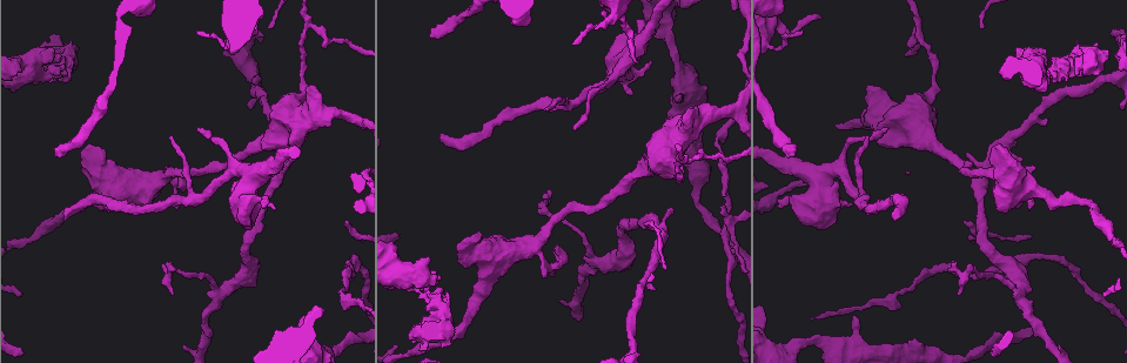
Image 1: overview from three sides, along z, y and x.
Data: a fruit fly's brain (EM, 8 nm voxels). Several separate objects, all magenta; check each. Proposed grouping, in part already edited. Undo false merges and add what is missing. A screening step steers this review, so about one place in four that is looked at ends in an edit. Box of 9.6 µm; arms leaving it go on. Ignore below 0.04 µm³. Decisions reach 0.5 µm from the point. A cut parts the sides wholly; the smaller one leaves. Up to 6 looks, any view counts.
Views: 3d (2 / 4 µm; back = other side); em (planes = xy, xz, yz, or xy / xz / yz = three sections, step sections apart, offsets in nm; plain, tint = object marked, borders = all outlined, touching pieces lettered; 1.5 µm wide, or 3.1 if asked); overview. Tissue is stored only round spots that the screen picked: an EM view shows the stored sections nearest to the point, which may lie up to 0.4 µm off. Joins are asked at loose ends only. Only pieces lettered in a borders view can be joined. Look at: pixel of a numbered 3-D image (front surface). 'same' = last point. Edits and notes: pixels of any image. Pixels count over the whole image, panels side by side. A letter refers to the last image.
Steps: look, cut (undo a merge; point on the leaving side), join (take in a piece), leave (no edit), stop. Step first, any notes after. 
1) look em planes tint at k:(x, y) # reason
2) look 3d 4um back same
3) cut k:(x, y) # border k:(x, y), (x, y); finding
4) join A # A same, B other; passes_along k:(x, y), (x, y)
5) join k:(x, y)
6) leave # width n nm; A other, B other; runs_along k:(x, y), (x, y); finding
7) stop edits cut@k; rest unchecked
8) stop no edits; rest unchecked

look em planes plain at 1:(954, 262) # free end

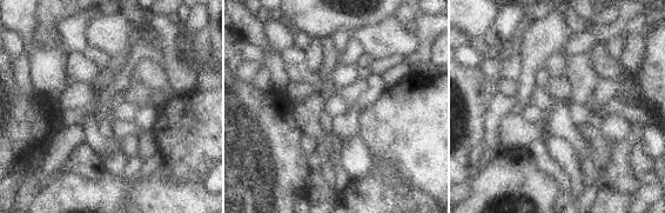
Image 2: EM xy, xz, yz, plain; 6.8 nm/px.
look em planes borders same

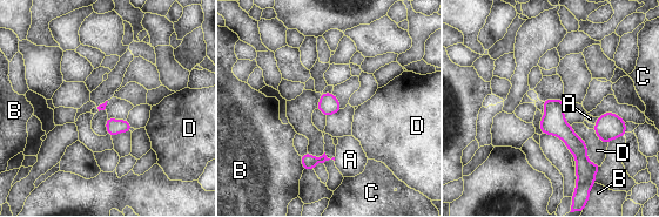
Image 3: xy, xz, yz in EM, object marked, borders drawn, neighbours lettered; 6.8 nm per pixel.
leave # longest_contact D 340 nm; A other, B other, C other, D other; none of them fits

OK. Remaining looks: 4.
look 3d 4um back at 1:(307, 27) # branch point

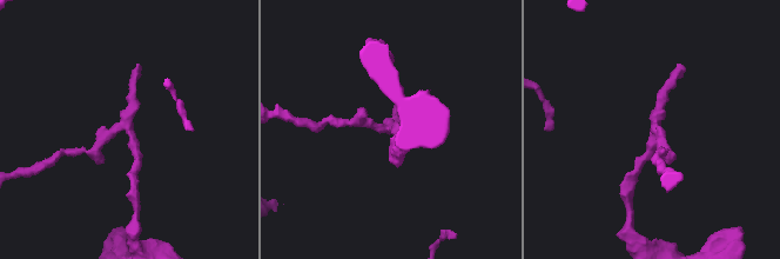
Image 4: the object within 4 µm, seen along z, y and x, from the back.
look em planes plain at 4:(124, 128) # arms 3; need the tissue

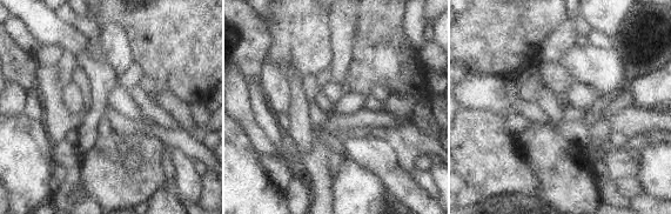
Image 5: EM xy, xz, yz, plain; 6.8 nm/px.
look em planes borders same

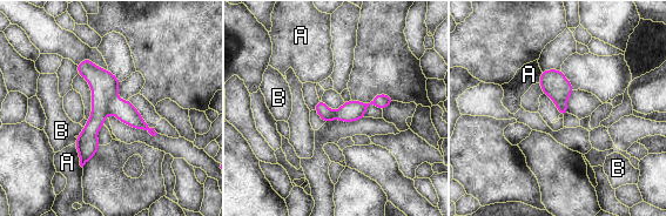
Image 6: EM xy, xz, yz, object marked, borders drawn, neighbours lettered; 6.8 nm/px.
cut 6:(123, 110) # longest_contact A 190 nm; A other, B other; border 6:(119, 98), (109, 106), (107, 113); two neurons meet here

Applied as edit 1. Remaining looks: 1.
stop edits cut@6; rest unchecked

